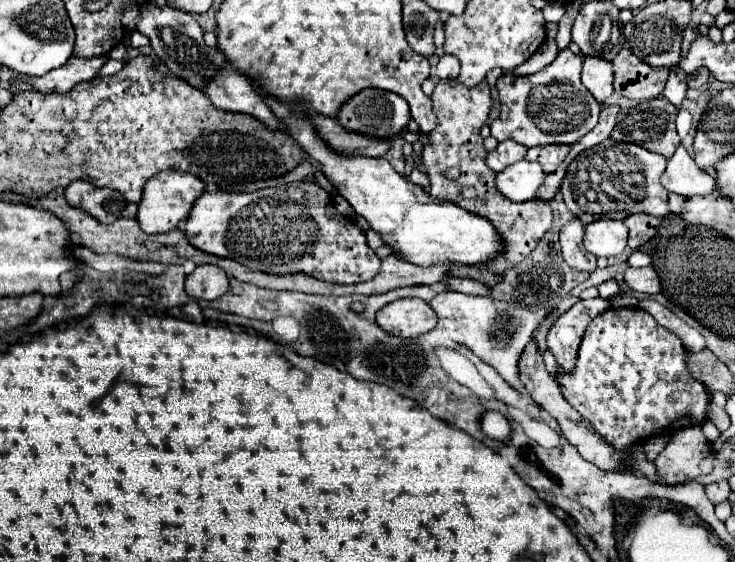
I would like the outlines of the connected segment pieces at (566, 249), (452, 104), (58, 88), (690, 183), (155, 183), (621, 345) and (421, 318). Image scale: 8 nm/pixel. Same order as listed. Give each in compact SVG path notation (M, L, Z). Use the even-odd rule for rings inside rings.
M574 218L562 226L562 230L560 230L562 258L568 266L572 266L576 270L594 272L596 270L596 256L584 250L582 234L584 234L584 224L578 218Z
M458 80L454 82L438 82L434 94L430 96L434 102L438 124L434 132L428 134L428 144L422 148L422 164L430 176L430 196L454 202L468 212L474 212L494 224L494 228L504 238L506 252L492 260L488 266L482 266L490 272L506 272L508 268L522 262L538 244L538 240L552 228L552 210L546 202L528 200L528 202L510 202L502 196L494 184L496 172L486 166L486 148L480 138L480 128L488 120L488 112L492 106L490 86L488 82L480 82L478 86L462 86ZM450 166L458 166L462 174L456 180L444 178L444 170Z
M72 56L66 66L44 74L42 78L26 78L26 74L14 74L12 84L30 82L38 92L70 92L76 84L92 80L108 58L76 58Z
M684 146L676 150L676 154L668 160L666 172L662 174L662 186L668 192L680 196L706 196L716 190L716 182L710 174L700 170L692 156L686 152Z
M162 170L156 176L150 178L150 182L146 182L144 186L144 194L142 200L138 204L138 212L136 212L136 220L142 226L142 230L146 230L146 234L162 234L166 230L178 228L186 222L190 208L194 204L194 200L204 194L204 186L202 180L198 180L196 176L181 172L179 170Z
M608 308L598 314L586 328L580 344L578 364L566 374L560 372L560 388L566 400L588 420L596 432L612 446L626 448L638 440L652 436L670 436L684 426L696 426L706 420L710 404L706 386L694 380L686 370L686 354L682 342L670 330L658 326L654 318L640 308Z
M400 298L378 310L376 322L388 334L414 338L436 326L436 314L420 298Z

